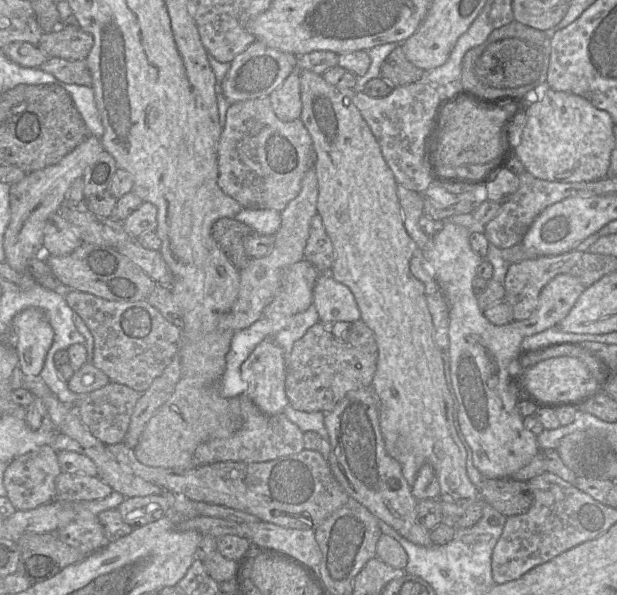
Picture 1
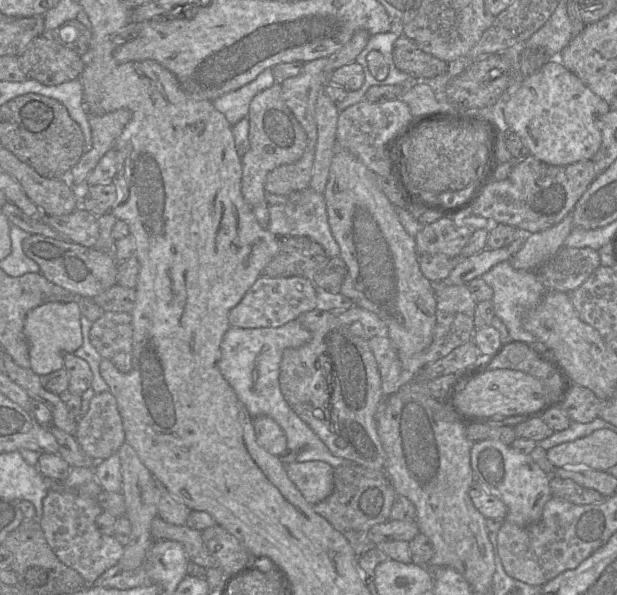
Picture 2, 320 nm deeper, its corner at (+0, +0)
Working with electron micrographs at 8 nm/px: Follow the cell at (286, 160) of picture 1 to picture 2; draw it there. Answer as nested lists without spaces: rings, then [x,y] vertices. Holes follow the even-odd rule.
[[[275,83],[258,93],[250,102],[249,112],[249,150],[242,156],[241,192],[245,201],[255,207],[263,202],[268,174],[275,168],[292,164],[304,154],[308,137],[291,110],[281,97],[281,85]]]

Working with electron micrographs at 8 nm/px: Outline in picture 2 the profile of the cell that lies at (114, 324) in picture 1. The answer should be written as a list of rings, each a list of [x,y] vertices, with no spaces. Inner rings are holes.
[[[105,311],[92,323],[89,338],[102,358],[111,361],[122,373],[132,366],[132,316],[128,312]]]

